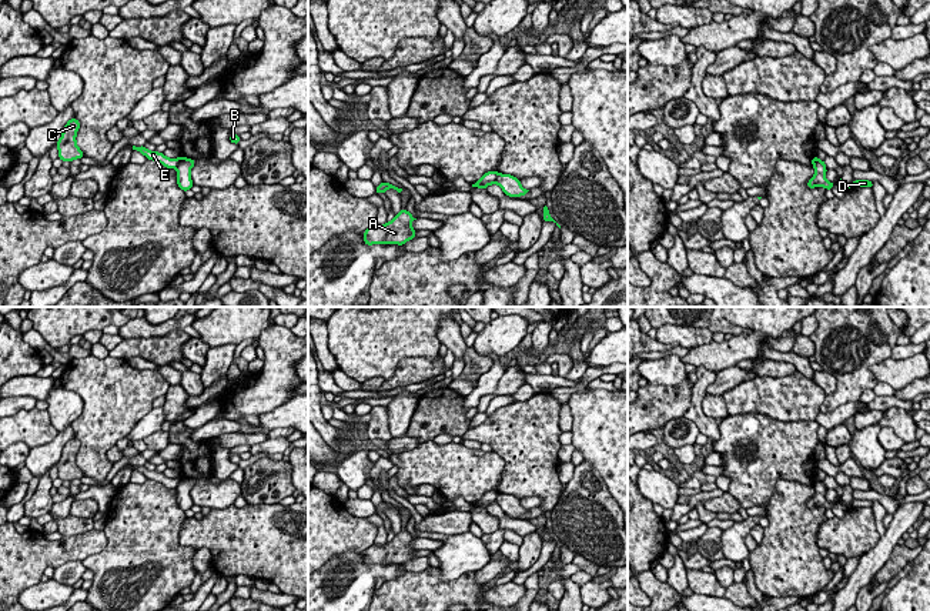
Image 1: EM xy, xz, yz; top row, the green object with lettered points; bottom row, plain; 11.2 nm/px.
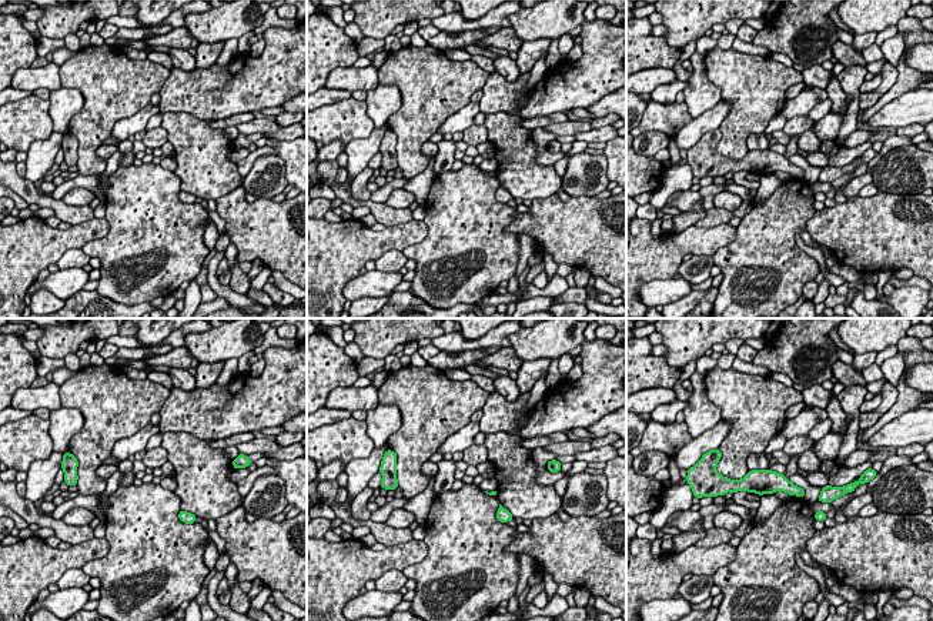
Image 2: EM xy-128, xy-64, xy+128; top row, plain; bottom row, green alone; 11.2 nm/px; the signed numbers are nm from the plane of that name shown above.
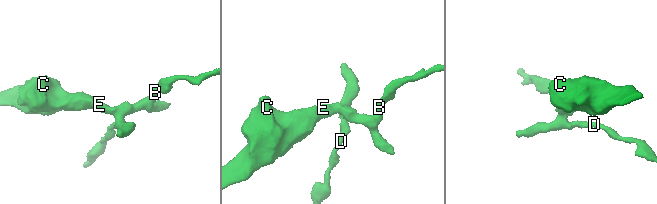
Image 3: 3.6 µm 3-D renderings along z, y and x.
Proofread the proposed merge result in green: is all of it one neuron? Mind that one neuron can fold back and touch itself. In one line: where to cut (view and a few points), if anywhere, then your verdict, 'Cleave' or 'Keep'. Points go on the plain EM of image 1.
Split along xy (181, 477), (176, 488). Cleave

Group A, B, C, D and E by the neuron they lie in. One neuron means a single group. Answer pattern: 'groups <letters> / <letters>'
groups A C E / B D

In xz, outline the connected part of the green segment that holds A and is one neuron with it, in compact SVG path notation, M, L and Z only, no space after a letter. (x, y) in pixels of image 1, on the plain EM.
M402 530L394 535L389 542L384 545L371 545L364 551L364 562L368 565L372 564L398 564L402 565L409 560L417 558L414 552L415 548L411 547L411 542L417 540L408 530Z

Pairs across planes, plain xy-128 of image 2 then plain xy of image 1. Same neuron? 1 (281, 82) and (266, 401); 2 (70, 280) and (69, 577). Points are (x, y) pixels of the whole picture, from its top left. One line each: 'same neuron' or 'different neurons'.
1: same neuron
2: different neurons

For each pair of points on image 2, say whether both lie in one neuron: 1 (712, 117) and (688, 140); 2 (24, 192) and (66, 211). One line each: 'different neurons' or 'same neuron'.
1: same neuron
2: same neuron

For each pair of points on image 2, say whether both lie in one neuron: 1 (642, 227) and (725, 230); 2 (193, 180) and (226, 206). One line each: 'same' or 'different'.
1: same
2: different

